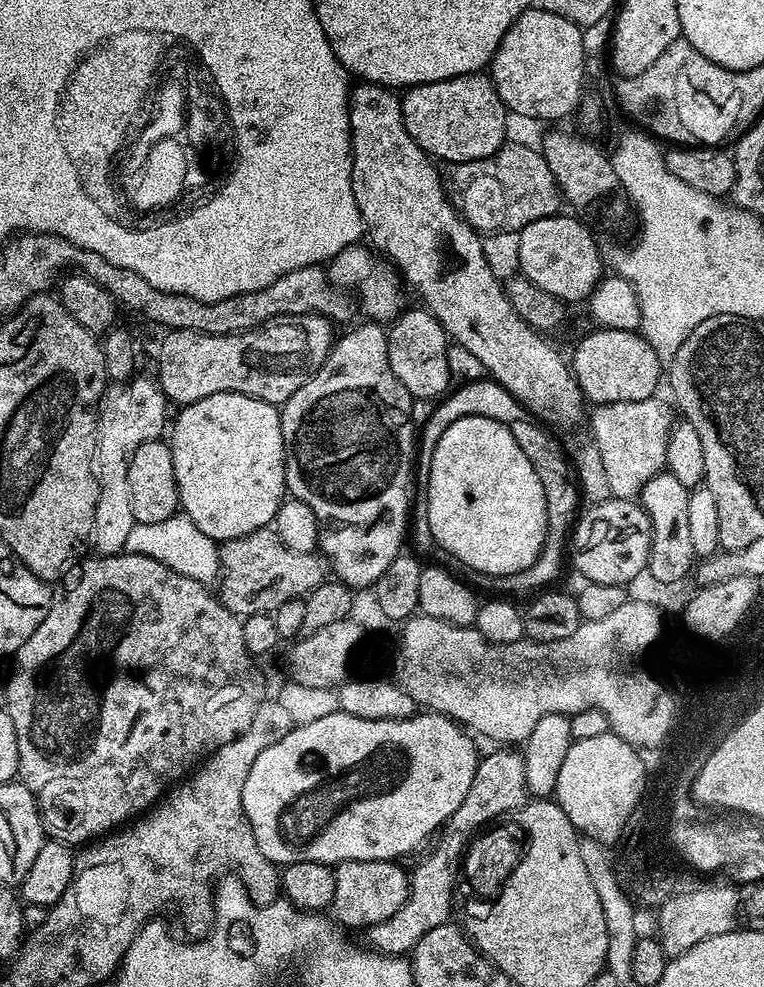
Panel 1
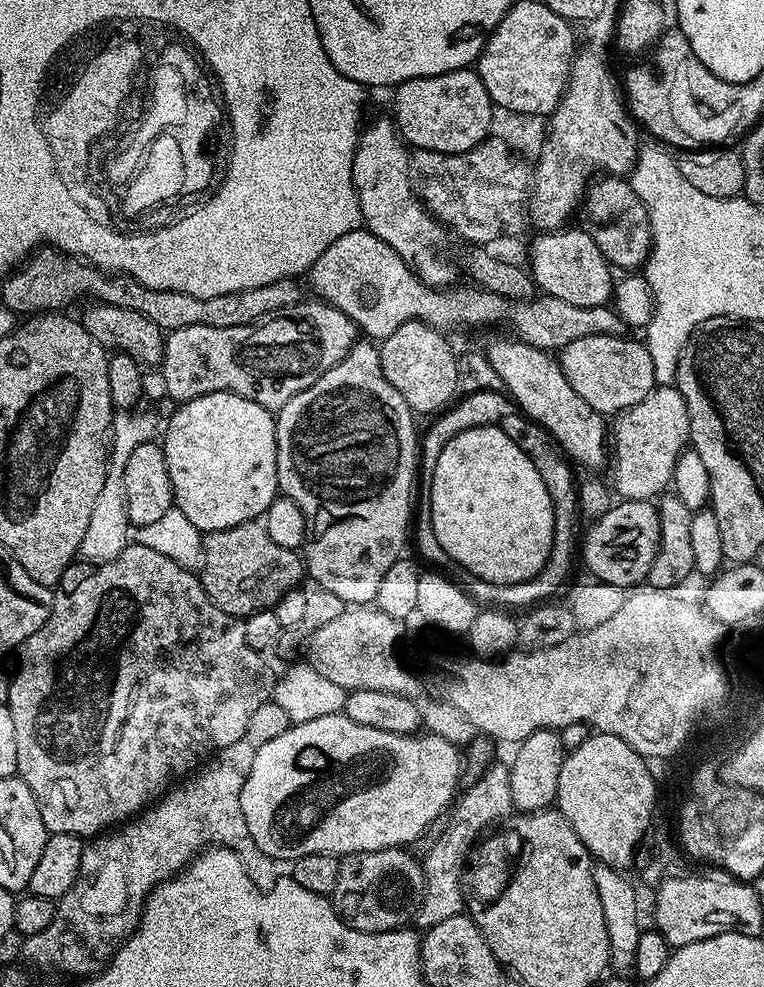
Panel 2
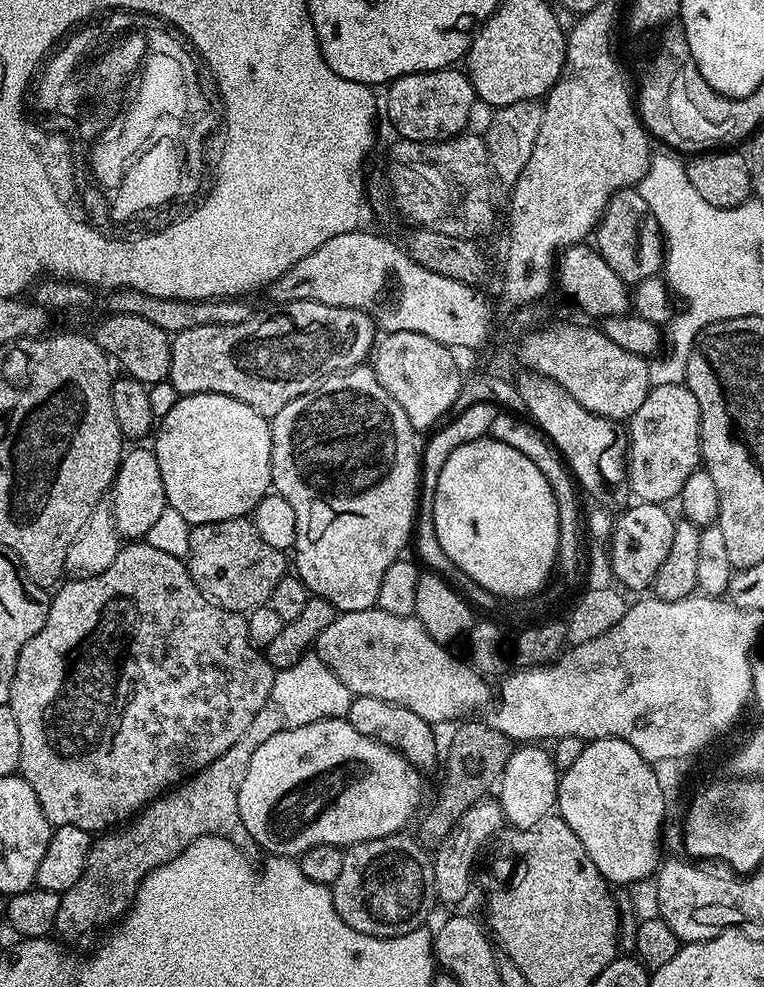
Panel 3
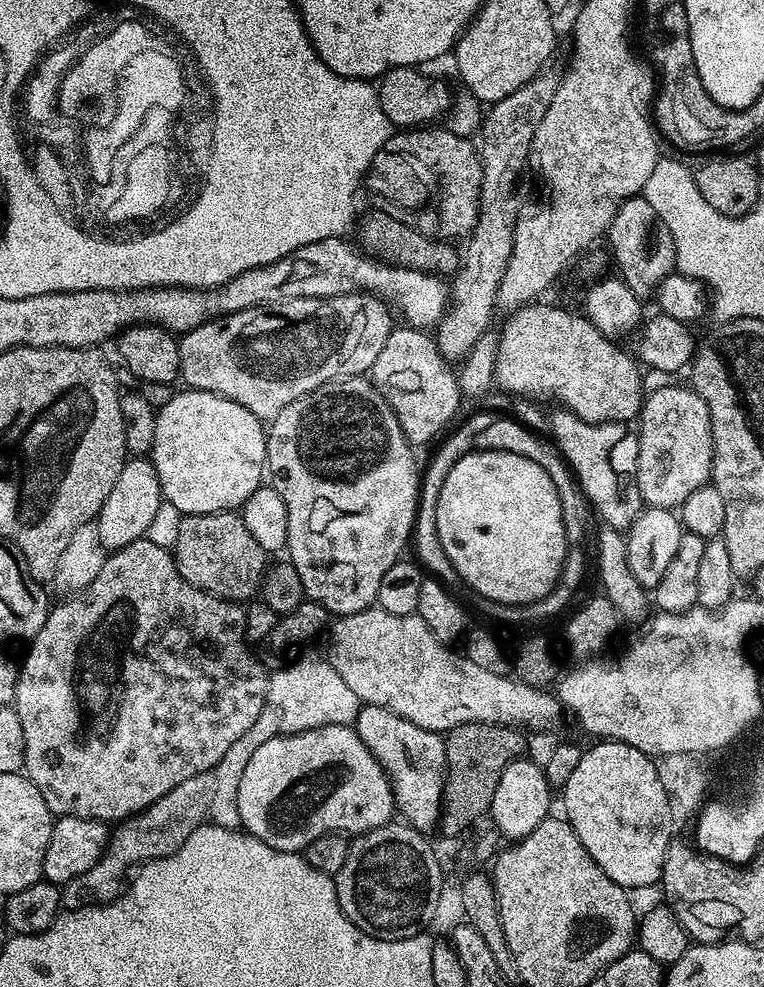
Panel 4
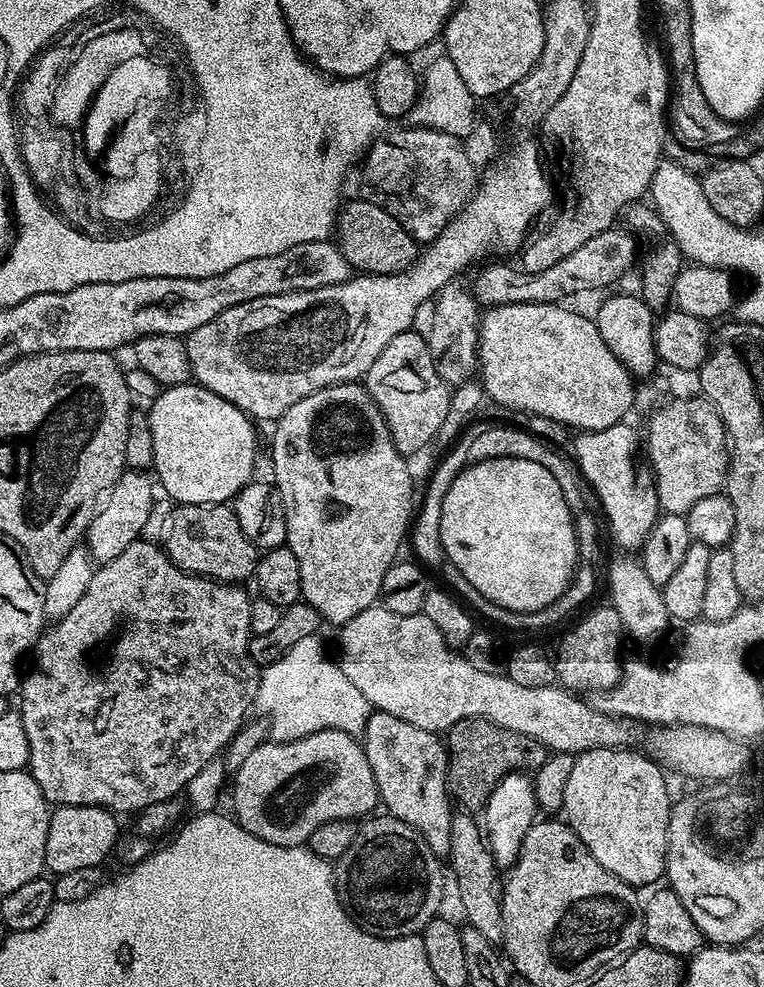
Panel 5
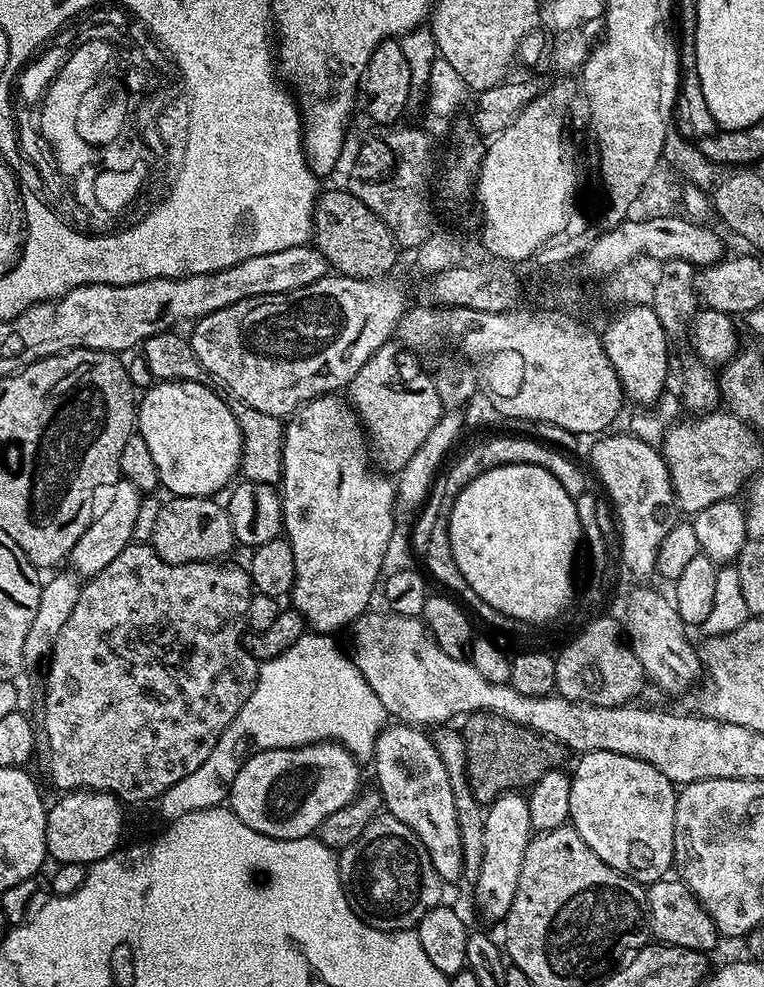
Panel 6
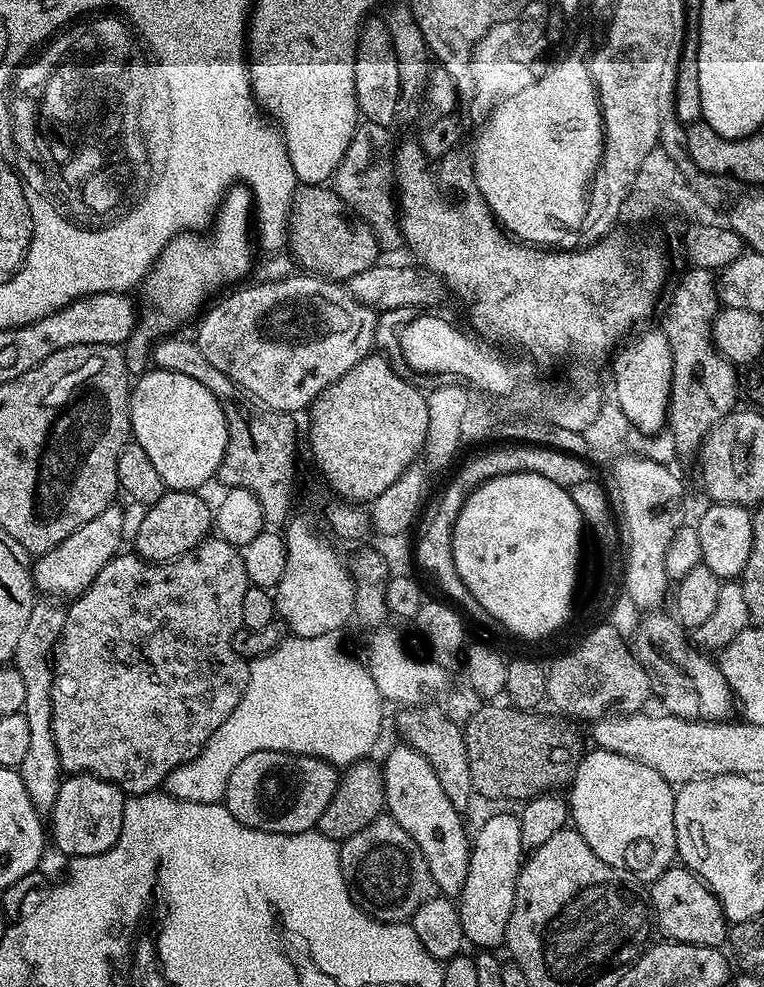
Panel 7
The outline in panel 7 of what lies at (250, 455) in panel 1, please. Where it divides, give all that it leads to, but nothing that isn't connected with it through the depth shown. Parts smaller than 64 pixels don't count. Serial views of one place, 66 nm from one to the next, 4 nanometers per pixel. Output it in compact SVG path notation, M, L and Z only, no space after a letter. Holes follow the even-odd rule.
M153 367L137 380L140 381L131 385L128 406L132 419L131 439L140 444L142 450L146 450L146 455L149 456L150 462L154 462L158 474L162 474L165 489L174 492L203 489L203 484L219 473L220 463L228 446L228 423L222 406L214 398L214 394L210 394L210 390L202 386L202 382L190 378L184 372Z

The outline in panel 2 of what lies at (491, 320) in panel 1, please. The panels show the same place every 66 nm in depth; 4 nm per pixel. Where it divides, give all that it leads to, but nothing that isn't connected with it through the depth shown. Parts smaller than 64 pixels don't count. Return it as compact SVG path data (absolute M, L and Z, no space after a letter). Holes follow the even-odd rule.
M387 115L366 124L356 142L352 167L352 181L358 194L363 227L393 248L428 287L445 289L455 285L456 264L450 253L440 252L440 248L448 244L449 229L424 207L414 189L408 144L400 138L395 124ZM519 338L511 339L492 340L486 347L490 366L494 366L495 373L504 383L503 391L523 415L542 425L573 461L576 459L582 467L592 468L588 470L600 470L596 468L603 464L605 467L610 456L610 432L607 427L604 429L605 413L596 412L594 406L590 406L586 398L581 398L570 382L566 382L555 355L526 344Z

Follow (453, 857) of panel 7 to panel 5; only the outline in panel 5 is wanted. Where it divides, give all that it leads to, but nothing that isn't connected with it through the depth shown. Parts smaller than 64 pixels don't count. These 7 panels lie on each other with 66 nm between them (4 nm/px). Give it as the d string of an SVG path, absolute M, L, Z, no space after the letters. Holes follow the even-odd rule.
M373 711L362 733L364 753L372 767L374 782L387 815L410 825L430 846L435 856L444 858L450 850L450 826L454 819L450 799L449 753L437 733L410 726L394 714Z

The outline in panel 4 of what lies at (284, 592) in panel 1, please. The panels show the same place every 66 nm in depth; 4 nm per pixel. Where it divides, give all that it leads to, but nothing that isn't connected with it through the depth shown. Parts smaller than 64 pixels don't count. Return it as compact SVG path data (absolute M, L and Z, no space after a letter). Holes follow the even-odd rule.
M235 511L181 515L174 555L178 570L186 582L209 592L211 596L237 602L251 601L259 593L270 564L269 553L258 546L250 530L246 530L243 515Z

